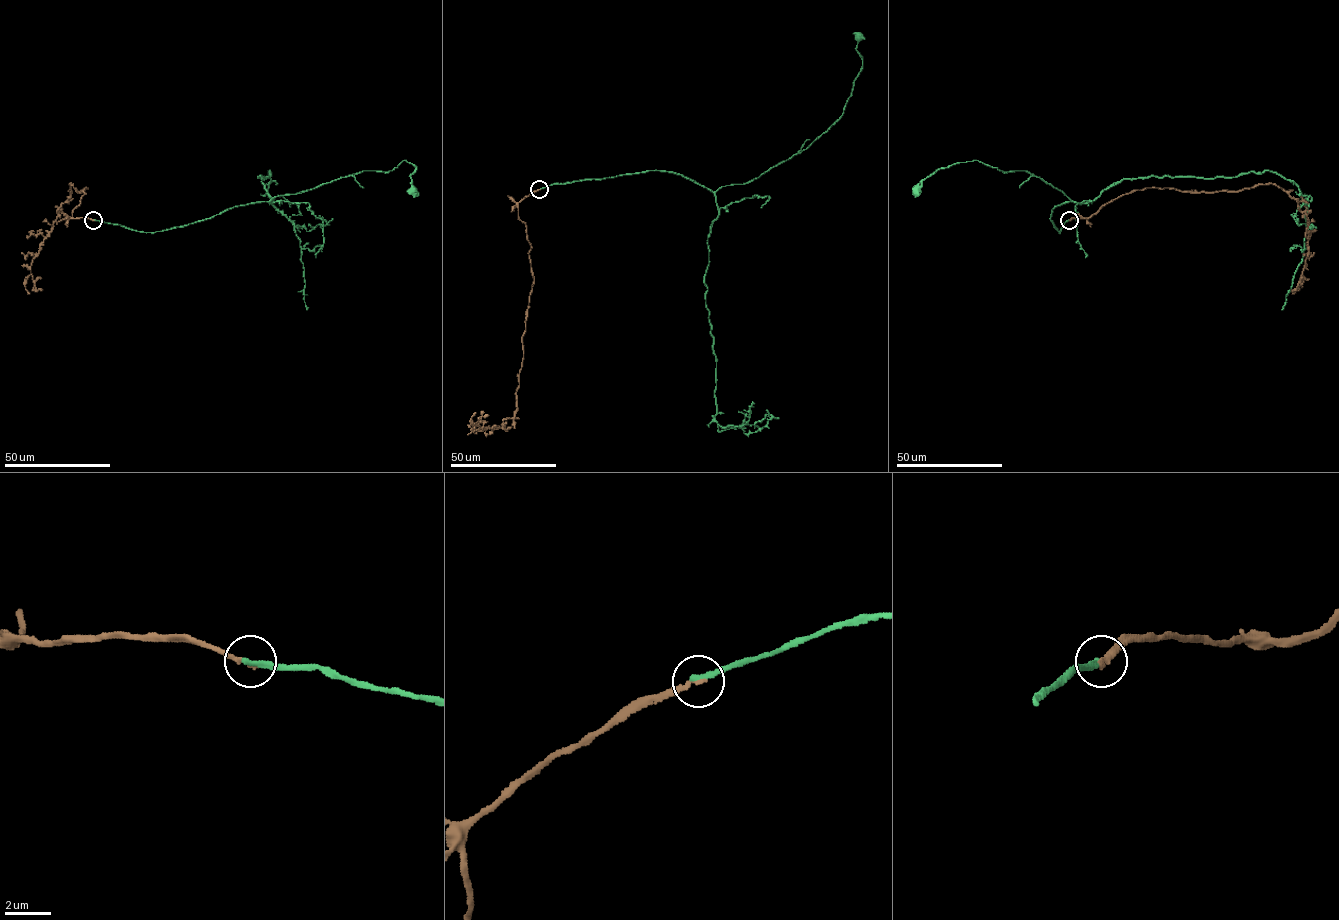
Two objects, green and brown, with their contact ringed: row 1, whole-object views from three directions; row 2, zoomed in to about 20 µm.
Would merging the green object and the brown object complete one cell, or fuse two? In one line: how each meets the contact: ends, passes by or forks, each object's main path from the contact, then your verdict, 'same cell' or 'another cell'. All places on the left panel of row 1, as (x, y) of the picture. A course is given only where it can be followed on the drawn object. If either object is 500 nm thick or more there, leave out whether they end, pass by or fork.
green ends there; brown ends there; green runs (93, 220), (155, 232), (366, 170), (391, 171), (405, 160), (416, 168), (410, 175), (413, 189); brown runs (93, 220), (72, 218), (88, 188), (78, 193), (70, 184), (71, 196), (31, 263), (24, 285), (29, 294); another cell

